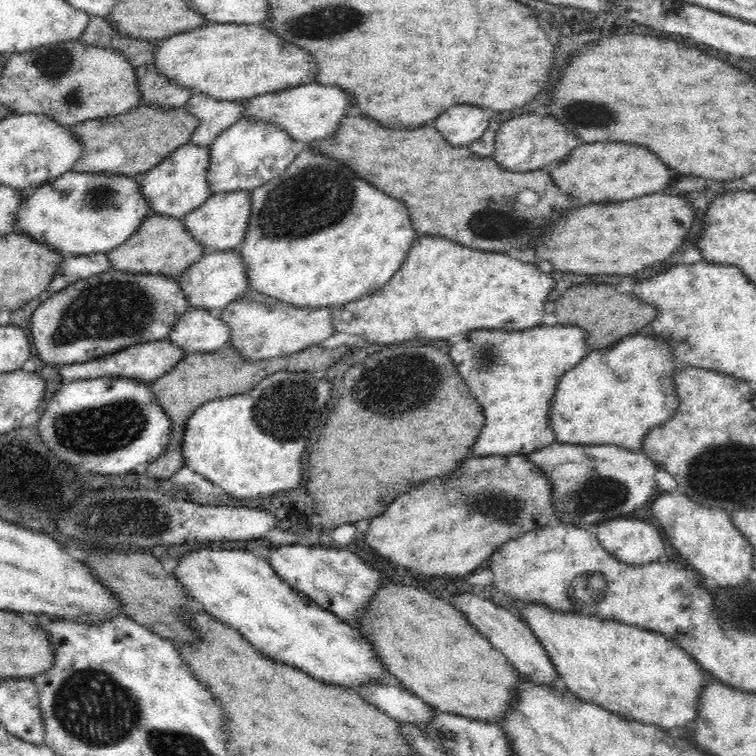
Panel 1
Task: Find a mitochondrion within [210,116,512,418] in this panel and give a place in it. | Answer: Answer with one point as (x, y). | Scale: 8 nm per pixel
(311, 201)

